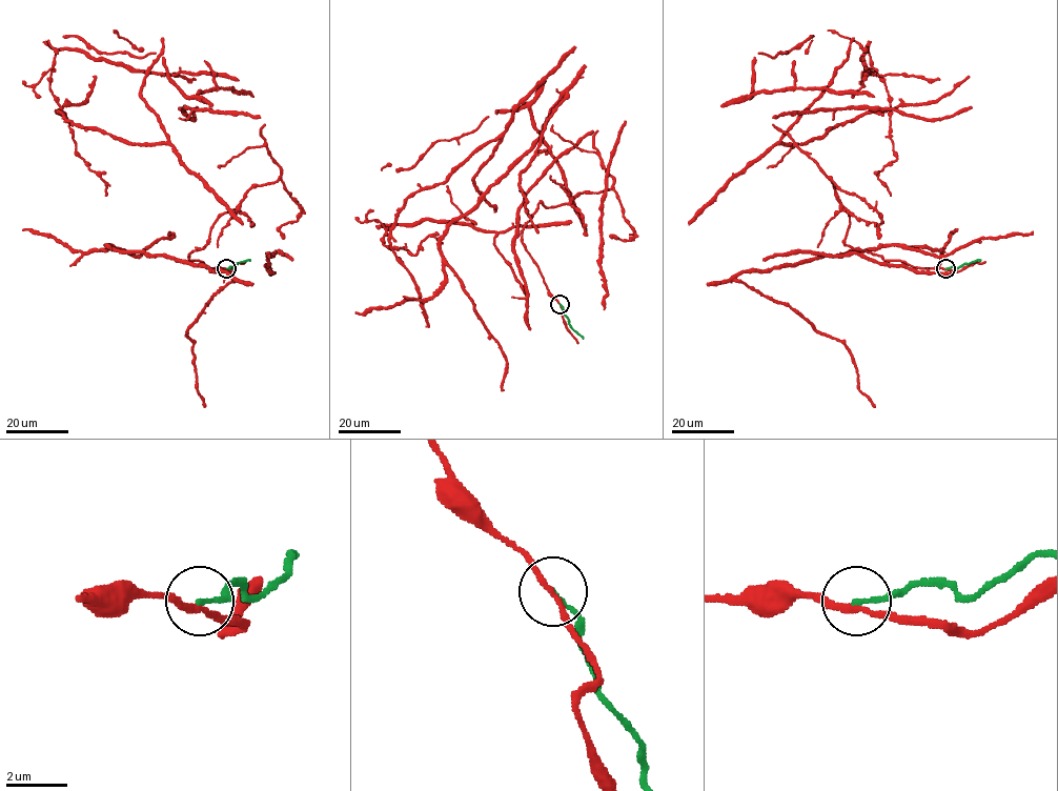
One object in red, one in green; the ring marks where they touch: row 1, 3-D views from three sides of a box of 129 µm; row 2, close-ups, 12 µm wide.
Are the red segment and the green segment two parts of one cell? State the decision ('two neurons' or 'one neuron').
two neurons

